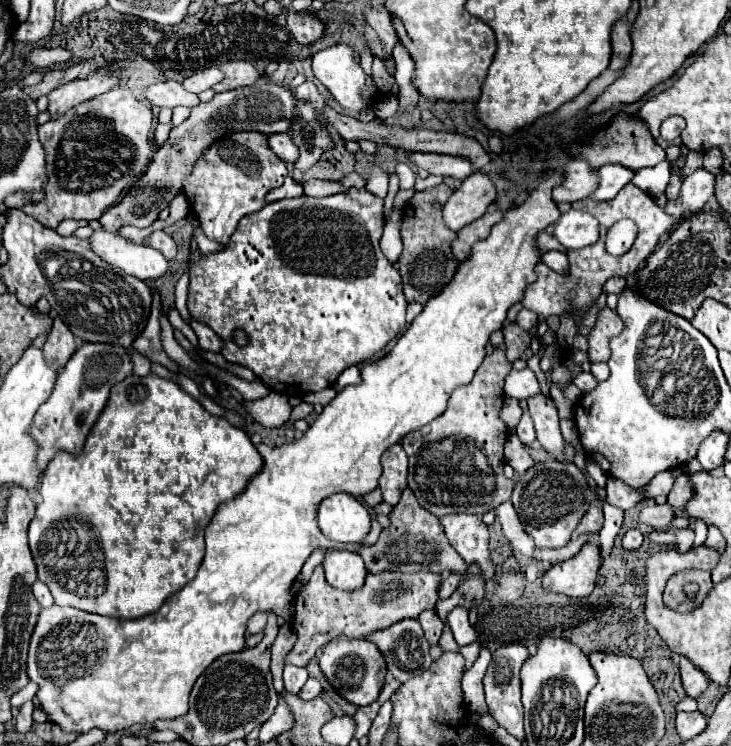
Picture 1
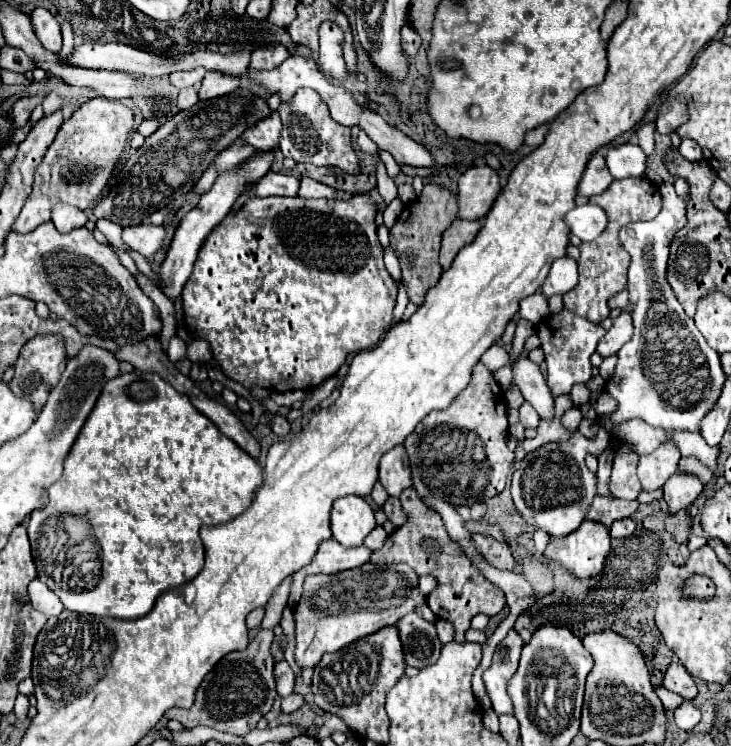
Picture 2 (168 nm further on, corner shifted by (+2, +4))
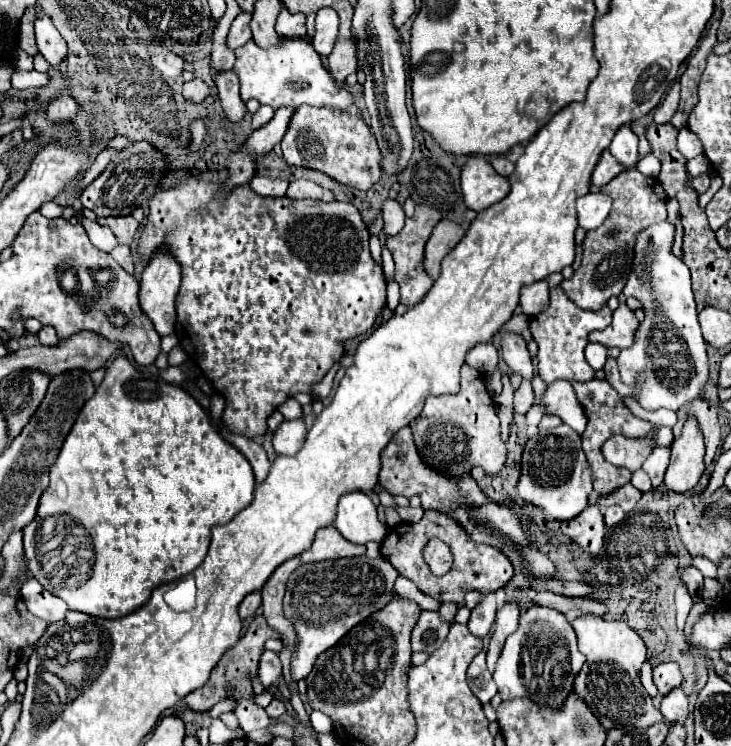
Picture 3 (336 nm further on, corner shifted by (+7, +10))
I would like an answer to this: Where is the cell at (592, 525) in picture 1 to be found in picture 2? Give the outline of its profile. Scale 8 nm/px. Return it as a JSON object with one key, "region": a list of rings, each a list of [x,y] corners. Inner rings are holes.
{"region":[[[595,496],[591,510],[587,512],[587,520],[601,522],[603,526],[611,526],[615,520],[629,518],[637,510],[639,502],[637,500],[619,500],[619,498],[605,498],[605,496]]]}

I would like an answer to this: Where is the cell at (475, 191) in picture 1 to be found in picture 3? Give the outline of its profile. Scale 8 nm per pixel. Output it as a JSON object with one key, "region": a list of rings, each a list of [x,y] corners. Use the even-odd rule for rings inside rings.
{"region":[[[472,156],[462,168],[462,192],[470,210],[482,212],[498,200],[506,198],[510,190],[508,178],[500,176],[484,158]]]}

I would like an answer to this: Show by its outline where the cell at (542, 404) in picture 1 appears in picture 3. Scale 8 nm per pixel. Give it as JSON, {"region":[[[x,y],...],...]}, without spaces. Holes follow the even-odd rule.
{"region":[[[500,330],[502,336],[502,358],[510,370],[518,372],[522,378],[532,378],[532,358],[528,354],[522,334]]]}

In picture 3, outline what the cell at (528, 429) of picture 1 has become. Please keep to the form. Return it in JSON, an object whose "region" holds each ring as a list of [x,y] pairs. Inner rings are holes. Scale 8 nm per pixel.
{"region":[[[522,380],[520,388],[514,392],[514,410],[518,414],[526,414],[528,408],[534,402],[534,392],[532,392],[532,384],[530,380]]]}

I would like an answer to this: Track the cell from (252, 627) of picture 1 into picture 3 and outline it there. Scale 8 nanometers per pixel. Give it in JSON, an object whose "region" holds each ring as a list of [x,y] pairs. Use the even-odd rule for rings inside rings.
{"region":[[[256,590],[256,592],[252,592],[252,594],[248,594],[248,596],[242,600],[240,608],[238,608],[240,618],[254,616],[254,614],[256,614],[256,610],[260,608],[260,602],[262,602],[262,598],[260,598],[260,592],[258,592],[258,590]]]}

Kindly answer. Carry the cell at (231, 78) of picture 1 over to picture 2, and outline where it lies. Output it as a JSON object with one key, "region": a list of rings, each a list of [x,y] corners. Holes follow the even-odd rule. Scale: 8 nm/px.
{"region":[[[209,70],[199,88],[199,100],[209,100],[209,98],[231,94],[237,86],[239,86],[239,76]]]}

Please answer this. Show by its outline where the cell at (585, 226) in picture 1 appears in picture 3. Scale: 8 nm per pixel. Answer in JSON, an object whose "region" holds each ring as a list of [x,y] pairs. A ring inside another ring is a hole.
{"region":[[[590,192],[576,202],[578,208],[578,224],[584,230],[598,228],[610,214],[612,208],[612,198],[602,192]]]}

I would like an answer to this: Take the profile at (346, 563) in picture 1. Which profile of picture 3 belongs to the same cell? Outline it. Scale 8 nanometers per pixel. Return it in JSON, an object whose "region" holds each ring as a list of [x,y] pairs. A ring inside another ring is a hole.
{"region":[[[324,526],[316,532],[312,546],[302,552],[300,562],[322,562],[322,560],[336,560],[336,558],[350,558],[362,556],[366,546],[358,546],[348,542],[334,526]]]}

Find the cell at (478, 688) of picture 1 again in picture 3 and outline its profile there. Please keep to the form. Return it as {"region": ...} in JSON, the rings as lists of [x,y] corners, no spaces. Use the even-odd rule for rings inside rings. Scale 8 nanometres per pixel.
{"region":[[[486,594],[484,596],[484,602],[472,610],[470,614],[470,620],[468,620],[468,628],[470,632],[474,632],[476,636],[484,638],[488,632],[490,632],[490,626],[494,622],[494,614],[496,614],[496,594]]]}

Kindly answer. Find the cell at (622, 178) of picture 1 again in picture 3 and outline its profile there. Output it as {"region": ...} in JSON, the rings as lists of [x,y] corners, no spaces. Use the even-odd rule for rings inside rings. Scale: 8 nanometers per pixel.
{"region":[[[622,126],[616,136],[612,138],[610,152],[628,168],[636,166],[636,156],[638,156],[638,136],[632,132],[630,126]]]}

